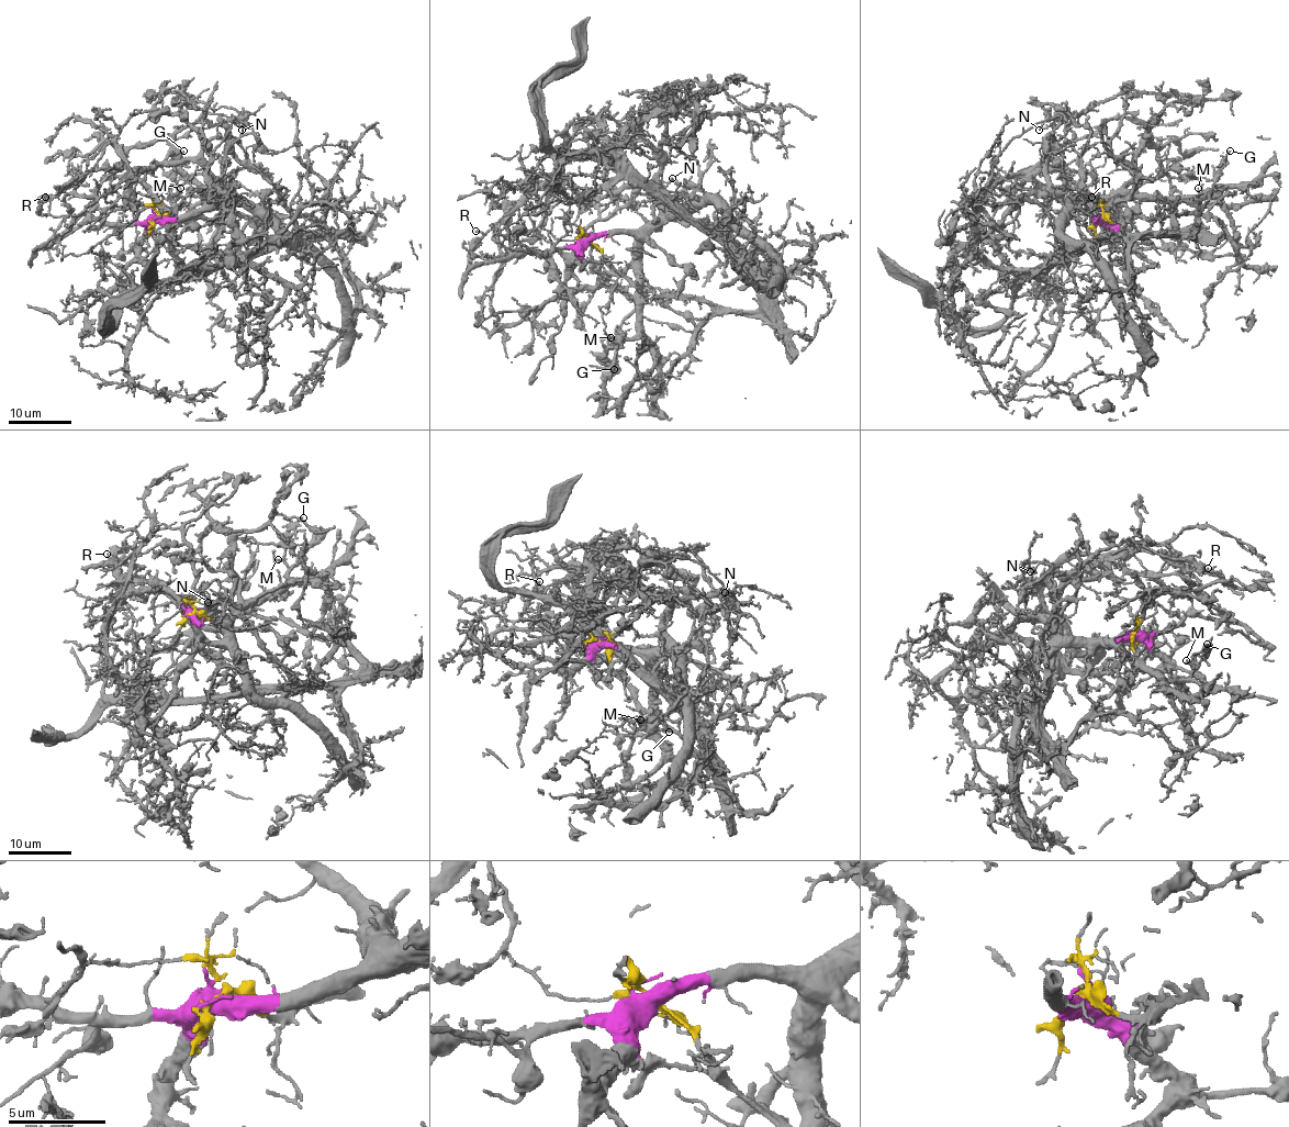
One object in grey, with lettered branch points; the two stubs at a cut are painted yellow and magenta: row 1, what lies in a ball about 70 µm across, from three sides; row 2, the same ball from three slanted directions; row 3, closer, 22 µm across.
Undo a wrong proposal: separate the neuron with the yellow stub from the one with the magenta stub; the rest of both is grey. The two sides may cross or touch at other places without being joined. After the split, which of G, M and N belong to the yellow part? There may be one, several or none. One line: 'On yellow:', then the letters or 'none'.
On yellow: N

